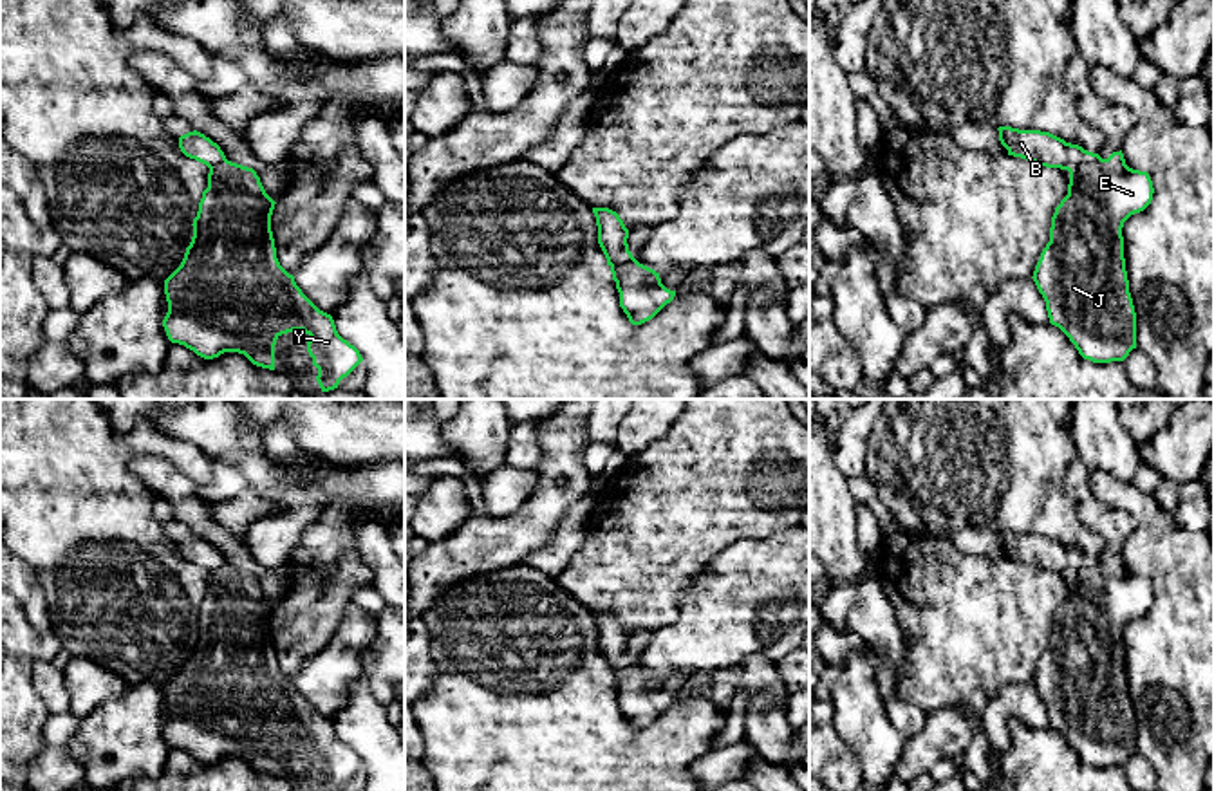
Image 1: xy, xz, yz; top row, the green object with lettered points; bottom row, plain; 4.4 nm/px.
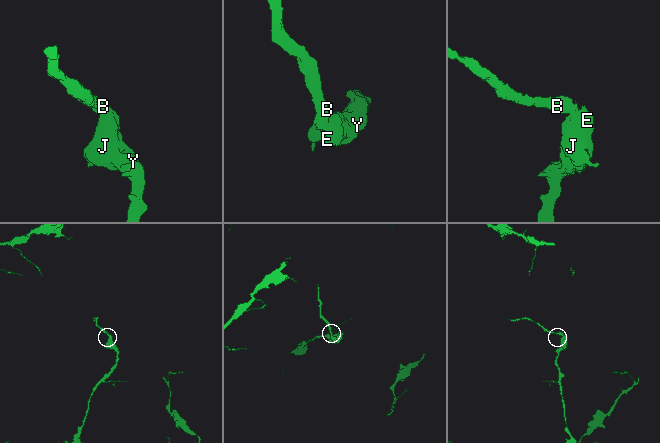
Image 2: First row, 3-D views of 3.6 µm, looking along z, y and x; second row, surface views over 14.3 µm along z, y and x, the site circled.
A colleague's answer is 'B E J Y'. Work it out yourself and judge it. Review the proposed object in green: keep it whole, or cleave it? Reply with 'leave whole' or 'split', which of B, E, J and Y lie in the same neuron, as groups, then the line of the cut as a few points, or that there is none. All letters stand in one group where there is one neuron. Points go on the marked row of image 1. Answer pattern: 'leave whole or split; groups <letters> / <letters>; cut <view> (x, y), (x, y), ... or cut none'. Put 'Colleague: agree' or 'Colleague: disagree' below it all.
split; groups B / E J Y; cut yz (1099, 156), (1068, 170)
Colleague: disagree

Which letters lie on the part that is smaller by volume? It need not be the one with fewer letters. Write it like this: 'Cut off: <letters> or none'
Cut off: B

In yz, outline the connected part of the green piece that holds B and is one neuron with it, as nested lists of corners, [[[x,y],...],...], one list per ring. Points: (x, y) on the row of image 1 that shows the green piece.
[[[999,126],[999,141],[1008,150],[1008,155],[1032,161],[1046,168],[1073,170],[1075,166],[1100,157],[1079,144],[1041,130],[1019,130]]]

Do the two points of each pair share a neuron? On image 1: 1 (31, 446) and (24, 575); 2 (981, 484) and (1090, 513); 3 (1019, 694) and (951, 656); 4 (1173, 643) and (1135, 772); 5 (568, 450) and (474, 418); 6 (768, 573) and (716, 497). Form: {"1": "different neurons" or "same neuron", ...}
{"1": "different neurons", "2": "different neurons", "3": "different neurons", "4": "different neurons", "5": "different neurons", "6": "different neurons"}

